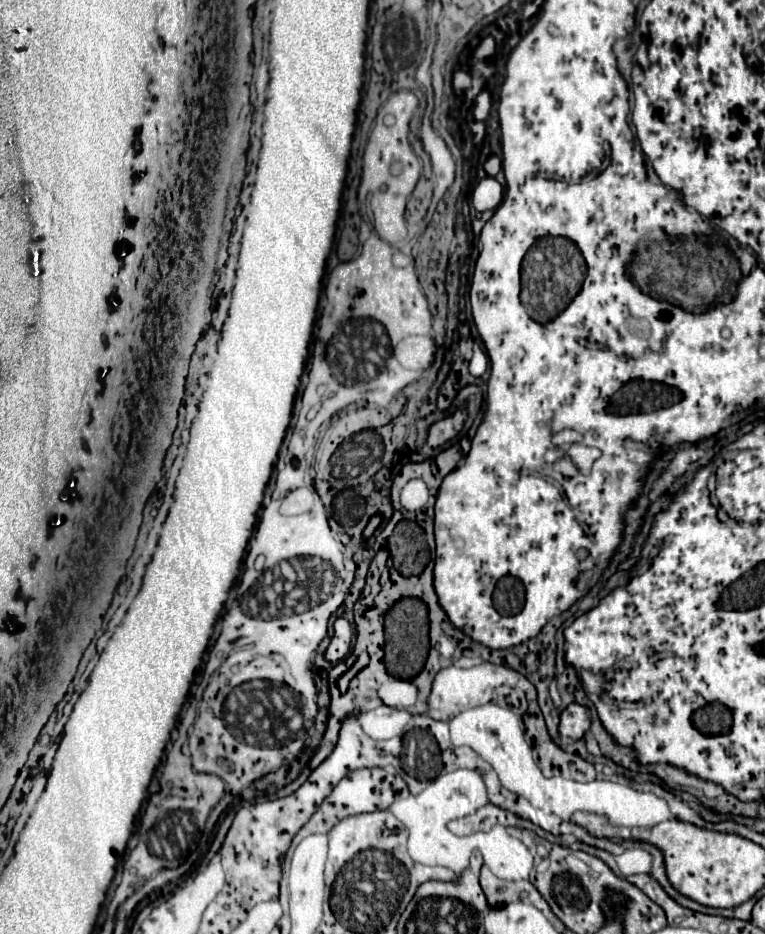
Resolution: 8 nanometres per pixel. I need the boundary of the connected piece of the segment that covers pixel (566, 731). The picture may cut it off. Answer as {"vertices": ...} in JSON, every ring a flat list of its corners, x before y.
{"vertices":[[572,703,560,715,560,735,570,739,582,739,590,729,590,717,586,715,586,707]]}

